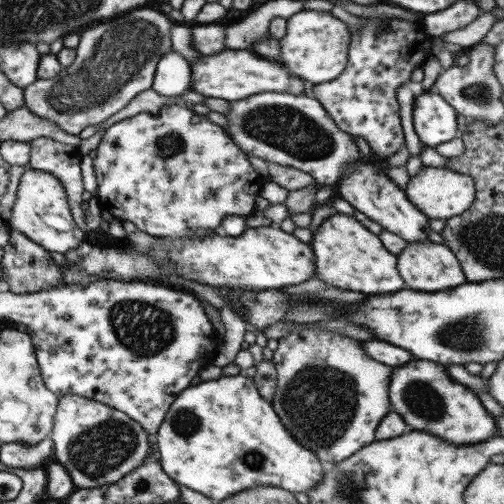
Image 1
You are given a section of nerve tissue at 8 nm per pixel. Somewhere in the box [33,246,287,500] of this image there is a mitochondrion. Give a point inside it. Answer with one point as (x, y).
(96, 449)

